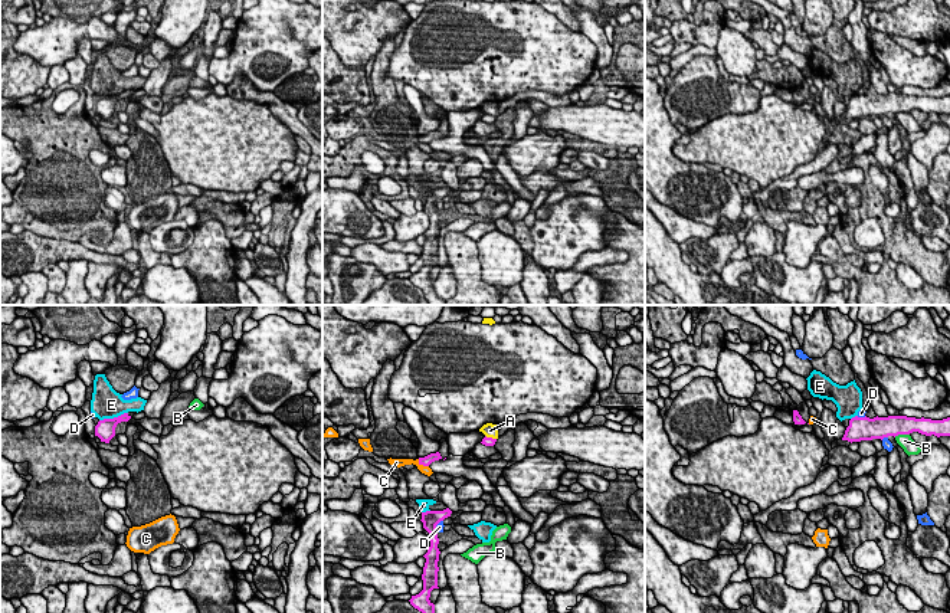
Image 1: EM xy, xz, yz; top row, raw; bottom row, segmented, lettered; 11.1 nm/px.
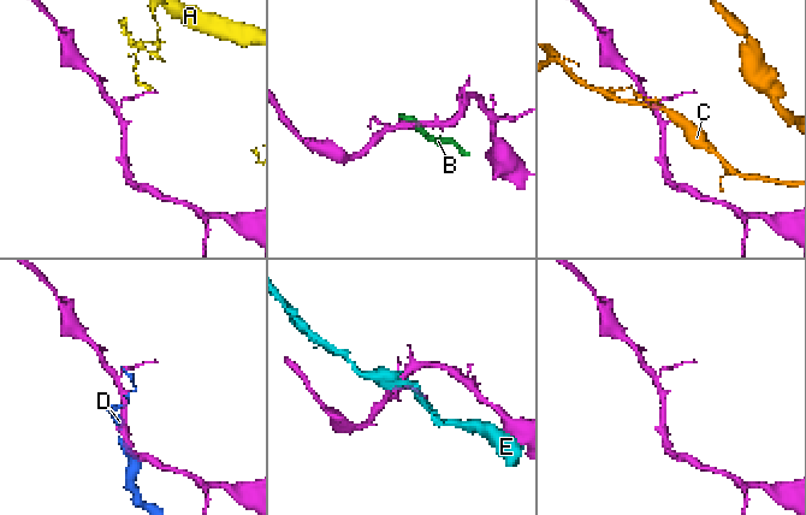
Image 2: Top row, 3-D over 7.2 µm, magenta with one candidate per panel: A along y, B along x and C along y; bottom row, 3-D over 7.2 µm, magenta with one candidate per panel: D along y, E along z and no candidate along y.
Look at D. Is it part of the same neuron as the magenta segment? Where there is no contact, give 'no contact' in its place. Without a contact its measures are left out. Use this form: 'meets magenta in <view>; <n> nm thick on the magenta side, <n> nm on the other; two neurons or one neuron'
meets magenta in xz; 190 nm thick on the magenta side, 90 nm on the other; two neurons

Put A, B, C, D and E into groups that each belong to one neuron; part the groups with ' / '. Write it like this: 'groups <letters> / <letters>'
groups A / B / C / D / E

